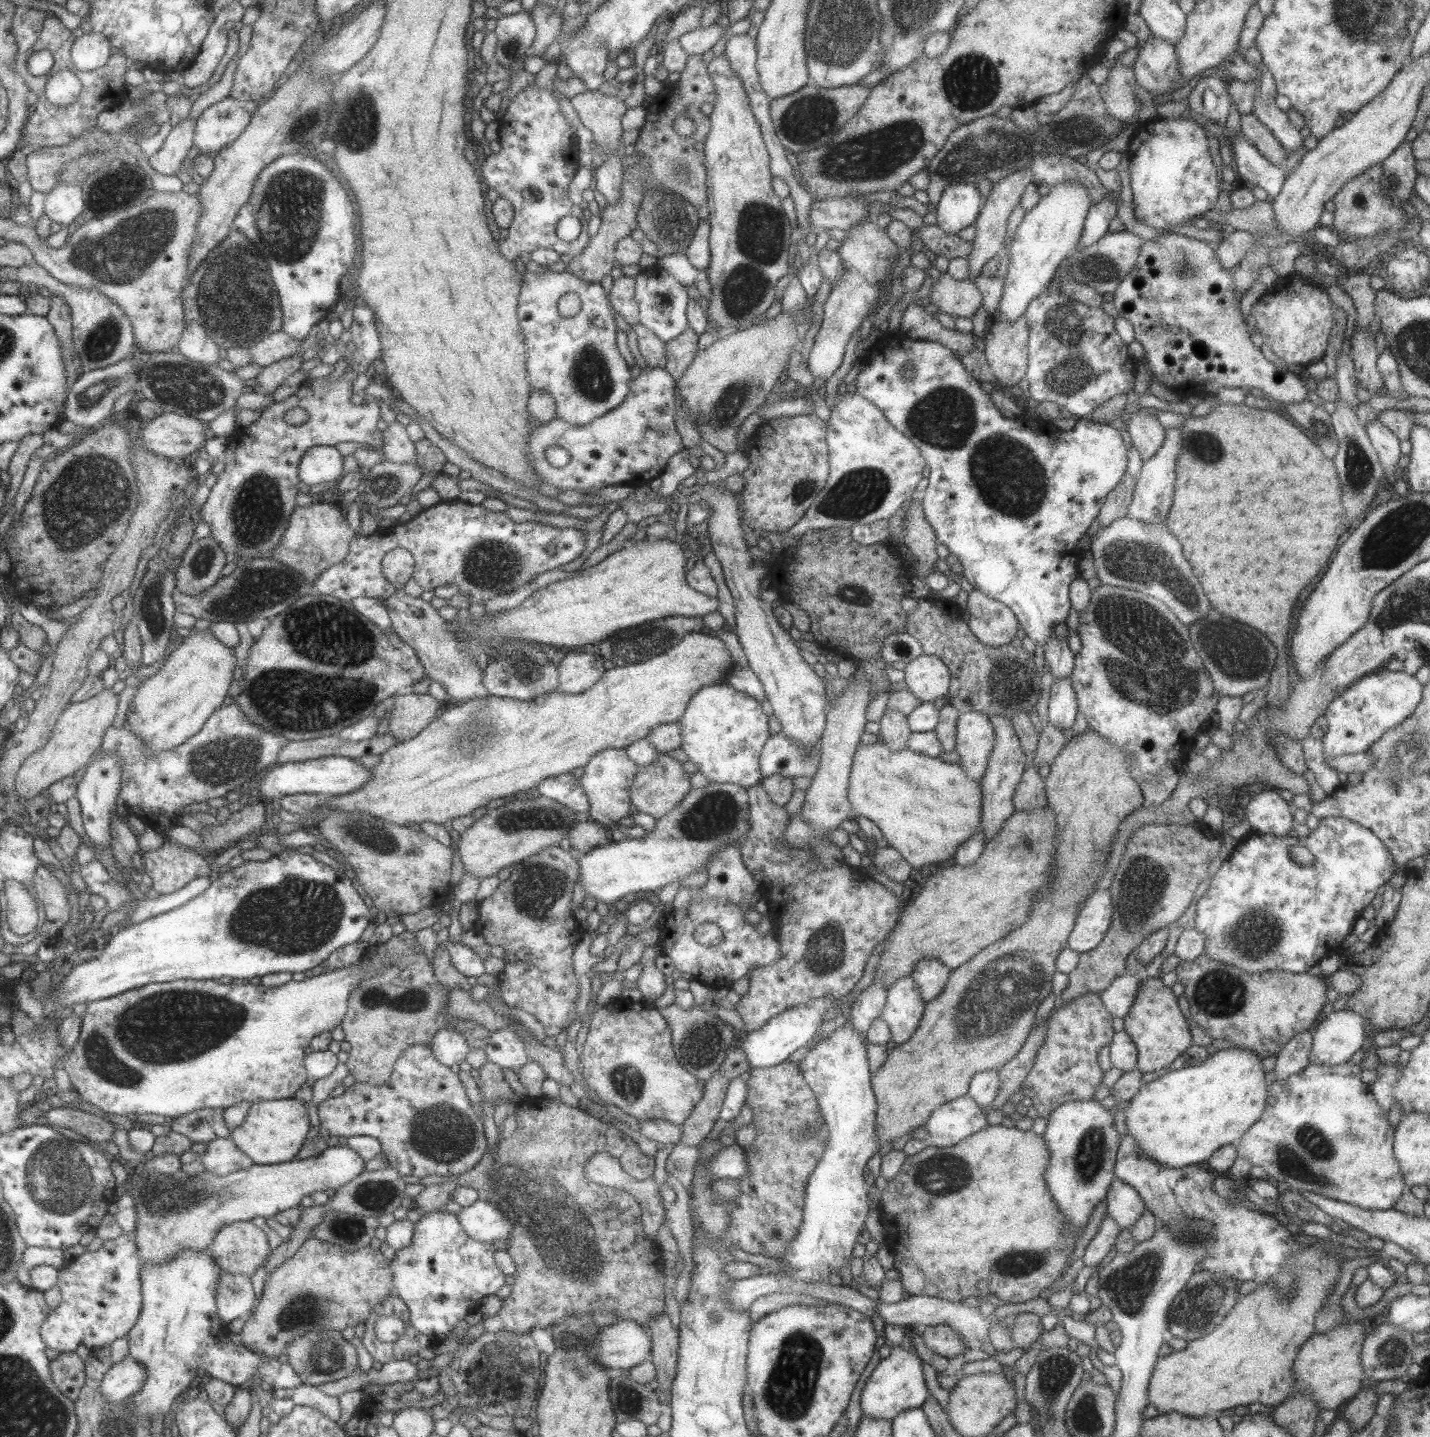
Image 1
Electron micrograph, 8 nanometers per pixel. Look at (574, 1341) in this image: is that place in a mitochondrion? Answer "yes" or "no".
yes

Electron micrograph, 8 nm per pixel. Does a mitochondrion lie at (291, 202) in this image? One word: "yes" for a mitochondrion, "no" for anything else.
yes

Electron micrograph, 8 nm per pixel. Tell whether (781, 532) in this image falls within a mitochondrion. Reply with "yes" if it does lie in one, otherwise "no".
no

